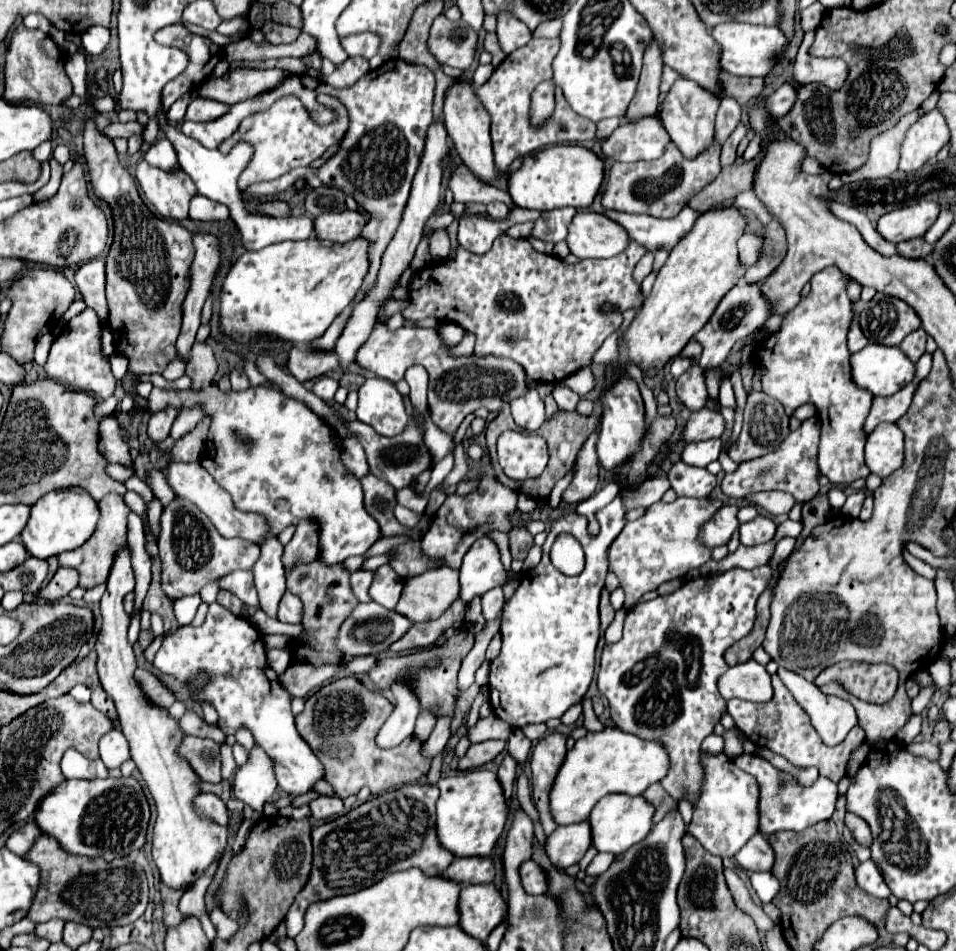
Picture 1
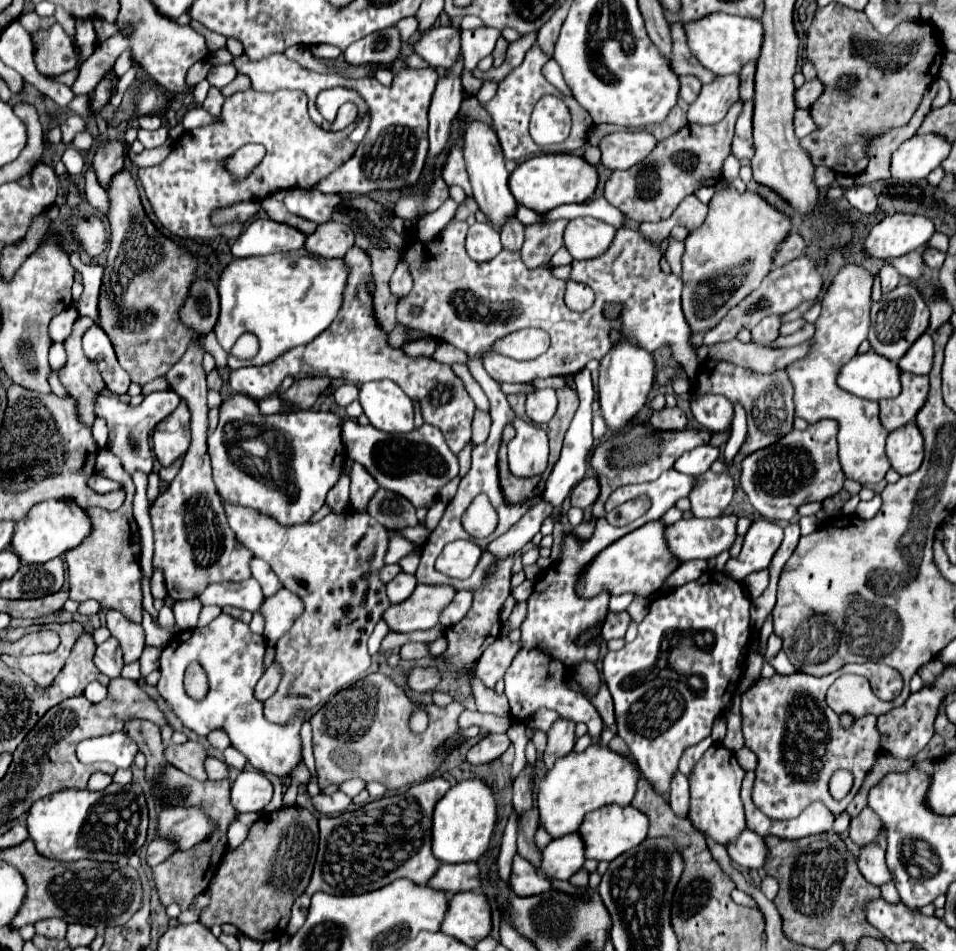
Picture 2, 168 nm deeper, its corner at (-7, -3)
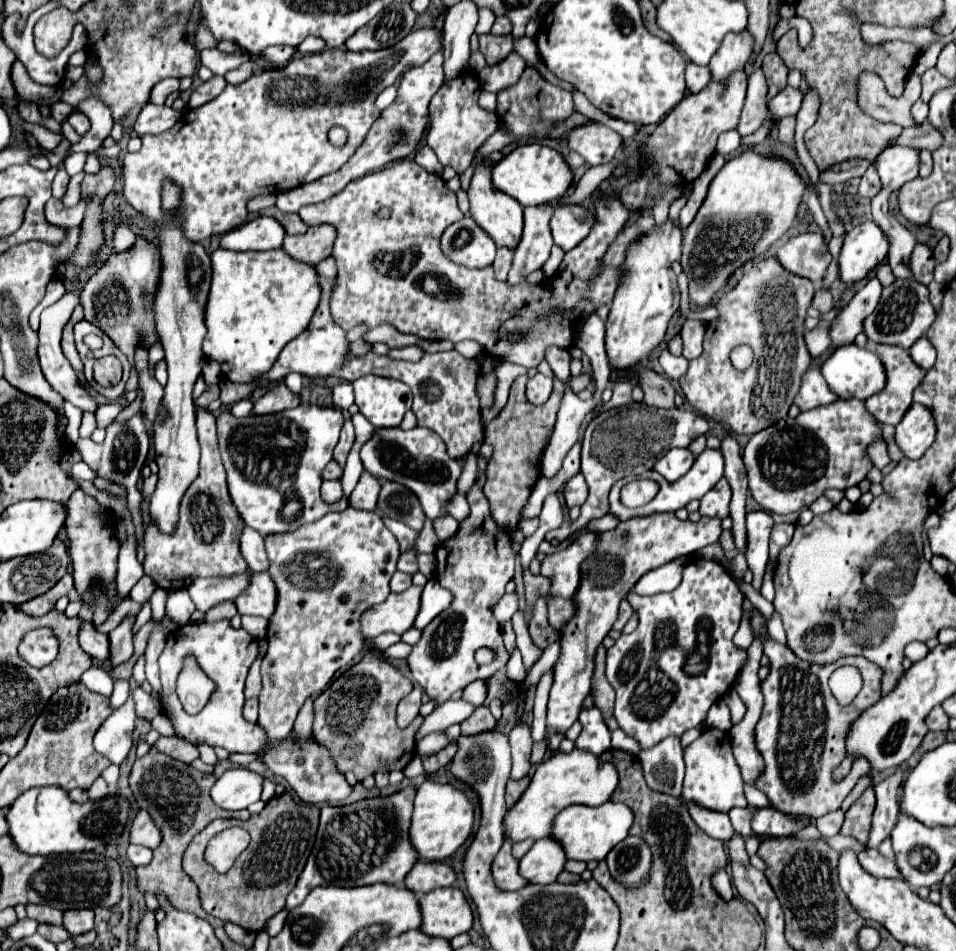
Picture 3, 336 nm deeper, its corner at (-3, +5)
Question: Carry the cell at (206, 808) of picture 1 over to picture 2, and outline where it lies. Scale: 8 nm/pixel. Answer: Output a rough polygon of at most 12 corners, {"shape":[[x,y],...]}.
{"shape":[[195,807],[159,811],[157,837],[179,851],[209,837],[213,821]]}

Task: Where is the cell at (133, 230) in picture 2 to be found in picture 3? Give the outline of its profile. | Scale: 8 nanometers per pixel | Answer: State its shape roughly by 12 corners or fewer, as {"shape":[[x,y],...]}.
{"shape":[[143,235],[83,287],[85,319],[127,355],[159,341],[161,251]]}

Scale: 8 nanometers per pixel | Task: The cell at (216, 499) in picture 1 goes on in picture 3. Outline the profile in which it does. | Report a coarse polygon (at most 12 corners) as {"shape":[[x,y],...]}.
{"shape":[[347,507],[265,537],[259,725],[283,739],[365,649],[399,545]]}

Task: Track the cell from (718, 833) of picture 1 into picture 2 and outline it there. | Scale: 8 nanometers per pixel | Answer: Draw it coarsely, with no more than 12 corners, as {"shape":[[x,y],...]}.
{"shape":[[723,743],[695,763],[689,817],[721,845],[747,827],[745,771]]}

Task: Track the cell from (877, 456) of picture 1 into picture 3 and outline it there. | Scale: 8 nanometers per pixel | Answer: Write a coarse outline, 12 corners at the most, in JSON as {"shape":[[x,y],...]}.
{"shape":[[913,403],[895,427],[895,443],[919,459],[935,439],[927,407]]}

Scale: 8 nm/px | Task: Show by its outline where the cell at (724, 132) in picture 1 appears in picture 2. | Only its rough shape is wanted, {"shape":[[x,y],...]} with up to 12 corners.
{"shape":[[755,61],[741,69],[741,99],[753,97]]}

